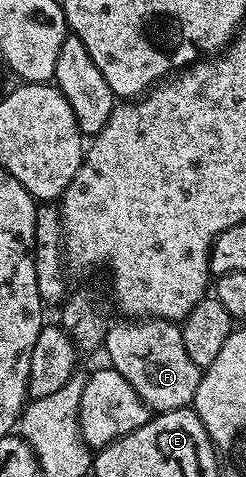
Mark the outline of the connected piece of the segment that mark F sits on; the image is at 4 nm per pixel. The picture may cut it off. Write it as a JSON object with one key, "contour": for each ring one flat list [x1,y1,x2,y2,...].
{"contour":[[161,317,120,319,117,325,109,324,102,349,108,352,107,364,134,387,153,414,186,409,195,402,202,371,190,359,177,322,163,321]]}

